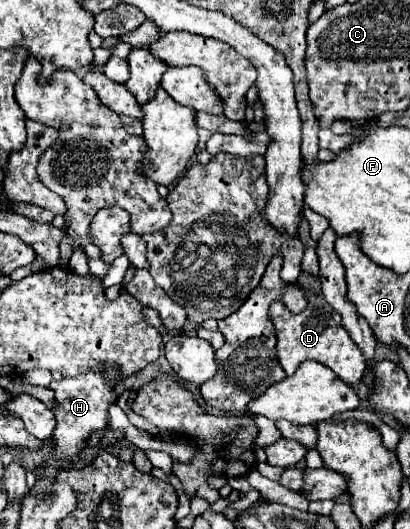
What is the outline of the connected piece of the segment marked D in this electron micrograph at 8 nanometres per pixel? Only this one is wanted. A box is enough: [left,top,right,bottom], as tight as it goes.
[268,303,366,385]

